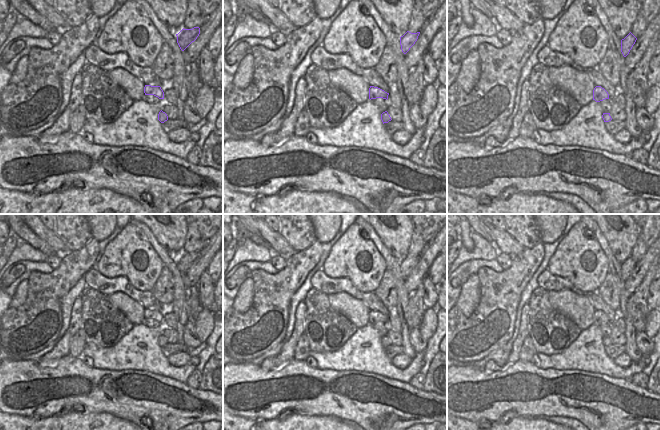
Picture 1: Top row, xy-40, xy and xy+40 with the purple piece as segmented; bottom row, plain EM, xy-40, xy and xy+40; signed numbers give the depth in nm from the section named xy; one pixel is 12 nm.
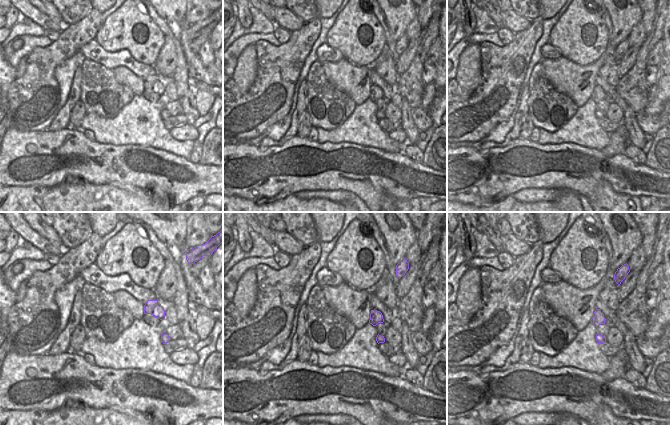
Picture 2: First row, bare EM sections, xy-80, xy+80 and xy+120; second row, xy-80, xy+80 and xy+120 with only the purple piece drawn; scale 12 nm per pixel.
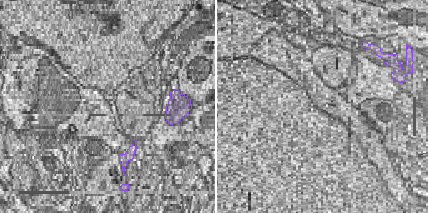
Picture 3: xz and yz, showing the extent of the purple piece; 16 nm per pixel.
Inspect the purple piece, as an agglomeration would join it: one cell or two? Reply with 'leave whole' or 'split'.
split

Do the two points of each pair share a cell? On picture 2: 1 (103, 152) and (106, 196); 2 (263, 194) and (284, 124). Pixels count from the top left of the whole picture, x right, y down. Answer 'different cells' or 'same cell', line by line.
1: different cells
2: different cells

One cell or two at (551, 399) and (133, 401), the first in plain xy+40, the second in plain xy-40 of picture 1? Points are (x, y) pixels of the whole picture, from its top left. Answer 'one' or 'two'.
one

